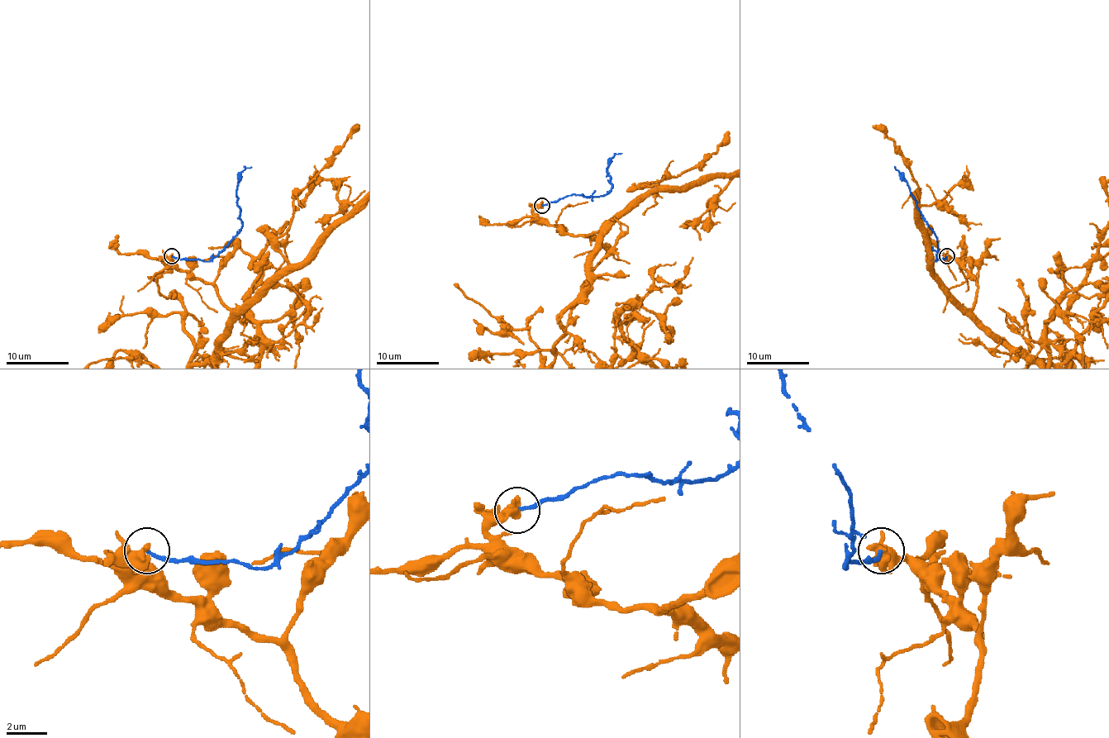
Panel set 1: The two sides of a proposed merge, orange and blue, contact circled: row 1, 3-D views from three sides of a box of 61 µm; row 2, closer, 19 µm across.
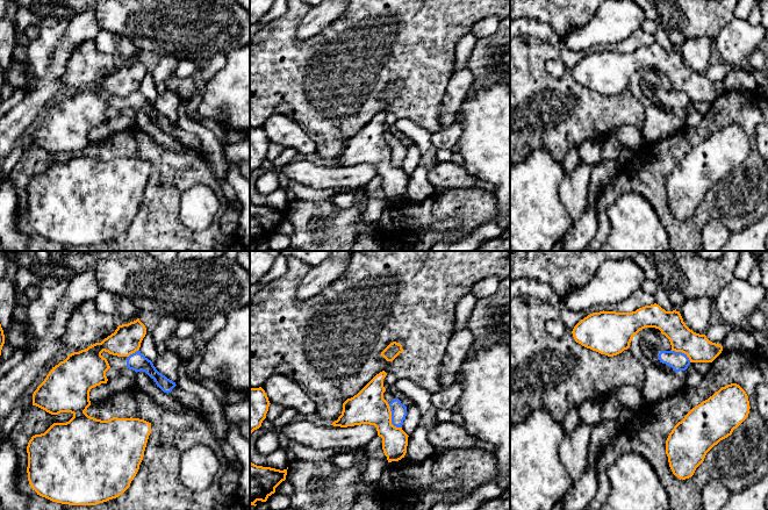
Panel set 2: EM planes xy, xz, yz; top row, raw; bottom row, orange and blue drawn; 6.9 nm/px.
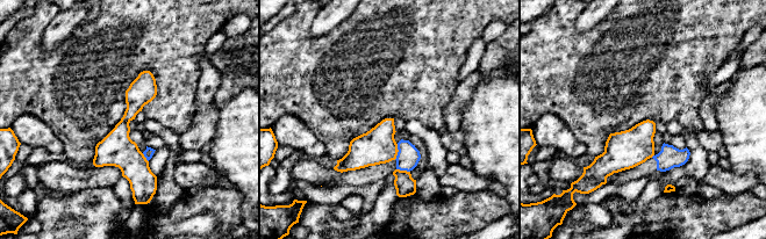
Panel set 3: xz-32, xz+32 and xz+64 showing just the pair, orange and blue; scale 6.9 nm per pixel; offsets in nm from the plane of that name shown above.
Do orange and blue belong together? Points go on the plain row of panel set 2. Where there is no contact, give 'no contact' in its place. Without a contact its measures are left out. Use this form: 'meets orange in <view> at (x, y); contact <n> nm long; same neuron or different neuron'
meets orange in xz at (390, 158); contact 200 nm long; different neuron

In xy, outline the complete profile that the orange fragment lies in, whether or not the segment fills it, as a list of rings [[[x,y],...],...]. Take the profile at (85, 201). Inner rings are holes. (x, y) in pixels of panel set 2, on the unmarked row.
[[[137,58],[128,64],[119,65],[114,73],[101,82],[95,82],[85,89],[73,92],[64,101],[52,107],[44,121],[33,134],[33,145],[51,155],[71,152],[73,157],[66,163],[53,163],[44,173],[35,174],[28,182],[28,221],[37,235],[52,242],[69,245],[96,245],[122,235],[136,216],[144,196],[144,191],[151,173],[151,163],[139,158],[117,158],[108,160],[96,159],[85,151],[91,145],[89,131],[92,128],[107,123],[106,112],[110,108],[101,93],[108,92],[117,96],[129,96],[139,89],[146,74],[145,65]]]

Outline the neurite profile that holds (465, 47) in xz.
[[[473,33],[465,35],[455,48],[455,62],[452,73],[467,67],[467,60],[473,52],[478,38]]]

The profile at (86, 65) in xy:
[[[94,39],[76,48],[65,67],[63,84],[69,92],[79,92],[101,82],[117,69],[115,55],[103,53],[96,49]]]

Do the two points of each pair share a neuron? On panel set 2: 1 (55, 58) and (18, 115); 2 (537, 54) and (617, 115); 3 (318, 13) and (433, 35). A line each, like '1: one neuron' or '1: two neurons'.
1: one neuron
2: one neuron
3: two neurons

